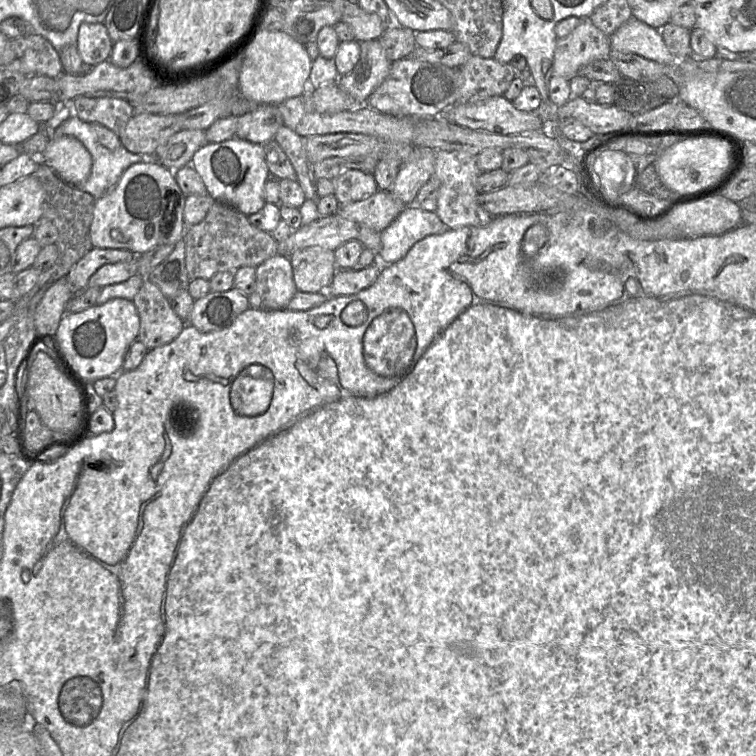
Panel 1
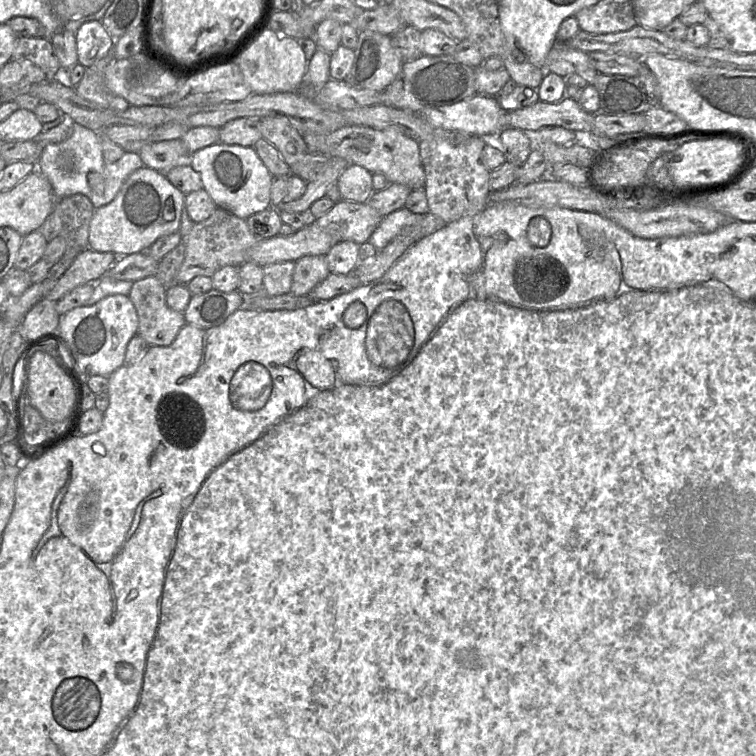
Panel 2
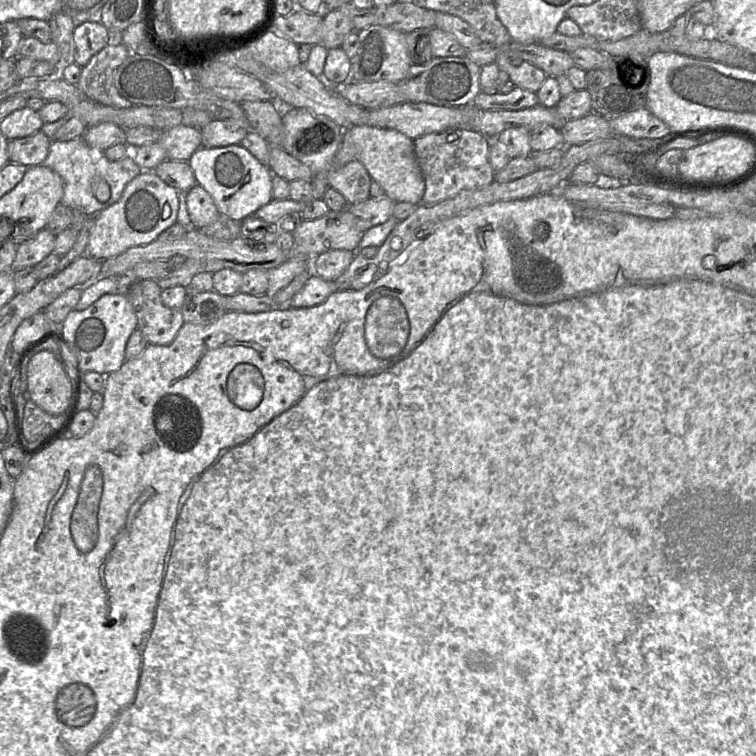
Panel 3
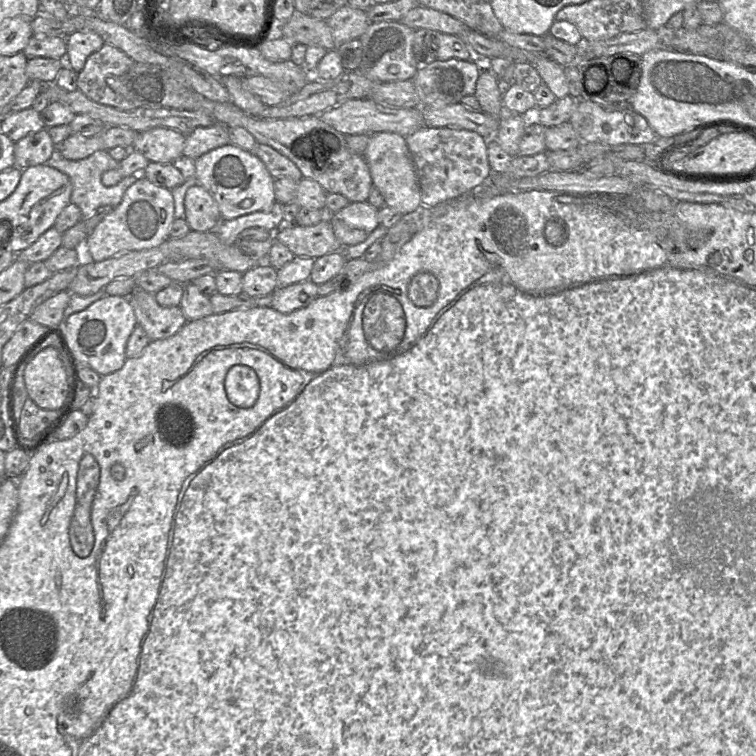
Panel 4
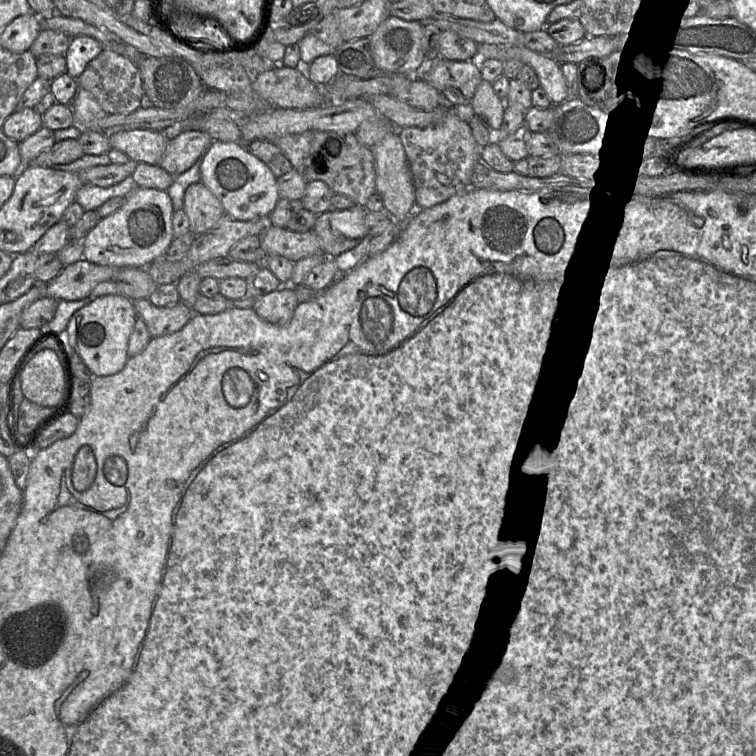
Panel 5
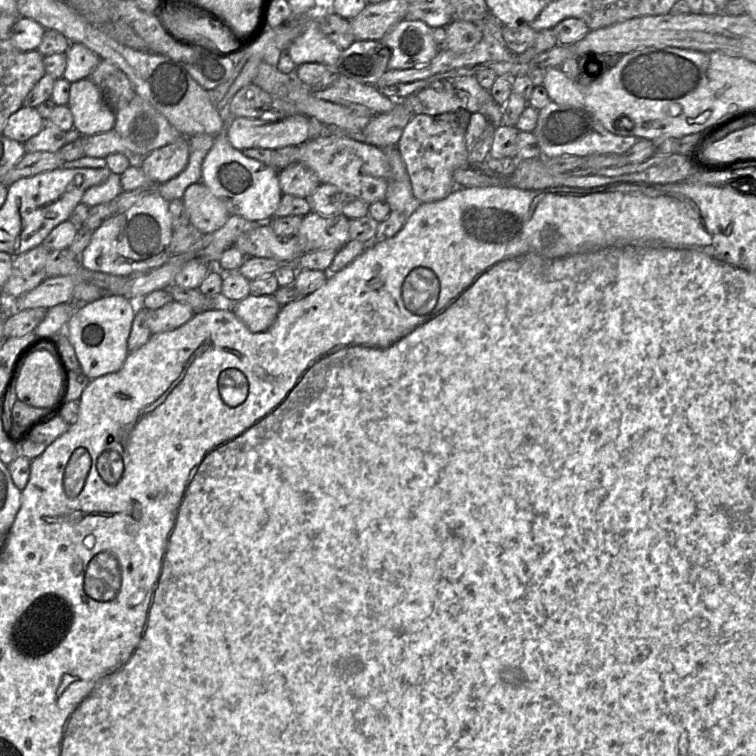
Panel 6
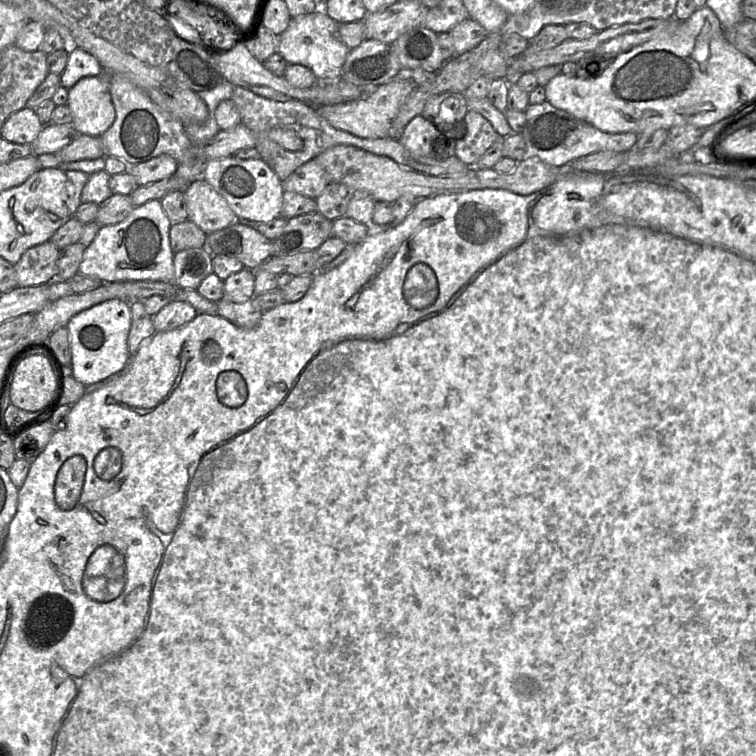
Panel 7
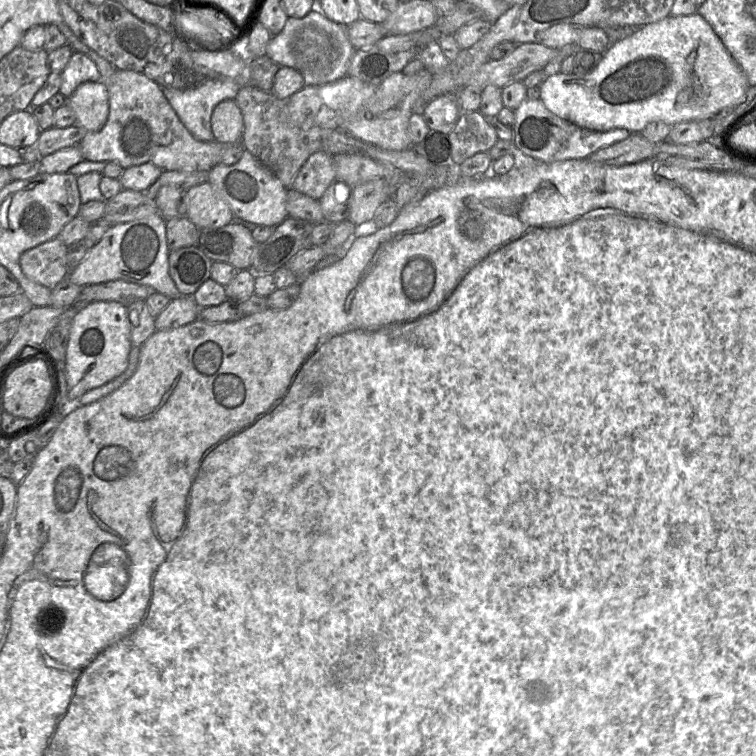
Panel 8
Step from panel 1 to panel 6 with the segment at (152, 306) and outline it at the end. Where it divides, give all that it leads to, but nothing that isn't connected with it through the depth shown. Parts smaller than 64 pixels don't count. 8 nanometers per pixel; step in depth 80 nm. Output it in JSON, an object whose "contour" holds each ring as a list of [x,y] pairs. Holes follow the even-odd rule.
{"contour":[[[173,300],[158,309],[146,309],[146,321],[152,334],[157,334],[172,331],[182,326],[195,313],[190,305]]]}

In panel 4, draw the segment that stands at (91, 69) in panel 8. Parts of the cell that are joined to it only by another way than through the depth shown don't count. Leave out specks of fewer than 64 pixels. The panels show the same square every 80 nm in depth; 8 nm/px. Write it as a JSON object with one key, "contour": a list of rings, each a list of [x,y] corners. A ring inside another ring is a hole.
{"contour":[[[78,31],[67,37],[67,53],[65,63],[79,73],[85,66],[88,57],[99,51],[105,42],[93,31]]]}

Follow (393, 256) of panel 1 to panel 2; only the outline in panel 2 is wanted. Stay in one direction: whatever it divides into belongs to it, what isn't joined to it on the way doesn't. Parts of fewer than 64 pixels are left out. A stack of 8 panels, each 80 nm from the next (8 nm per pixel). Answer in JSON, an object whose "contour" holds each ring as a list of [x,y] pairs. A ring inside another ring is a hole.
{"contour":[[[406,208],[399,209],[383,217],[371,235],[369,242],[379,251],[386,247],[407,226],[421,222],[422,214],[415,214]]]}

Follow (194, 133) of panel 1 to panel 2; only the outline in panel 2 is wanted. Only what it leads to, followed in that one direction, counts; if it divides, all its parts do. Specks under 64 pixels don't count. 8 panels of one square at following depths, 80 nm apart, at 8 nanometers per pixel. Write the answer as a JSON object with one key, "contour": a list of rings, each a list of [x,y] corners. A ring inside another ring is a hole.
{"contour":[[[181,138],[147,143],[139,151],[139,155],[144,166],[160,172],[166,172],[169,169],[182,164],[183,162],[189,163],[189,157],[191,156],[188,154],[188,150]]]}

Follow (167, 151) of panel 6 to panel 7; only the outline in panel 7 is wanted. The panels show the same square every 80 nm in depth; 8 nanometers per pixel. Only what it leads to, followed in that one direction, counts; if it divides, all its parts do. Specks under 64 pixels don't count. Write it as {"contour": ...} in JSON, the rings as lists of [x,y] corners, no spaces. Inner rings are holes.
{"contour":[[[161,154],[134,166],[128,172],[134,177],[137,186],[147,185],[175,174],[178,162],[168,154]]]}

